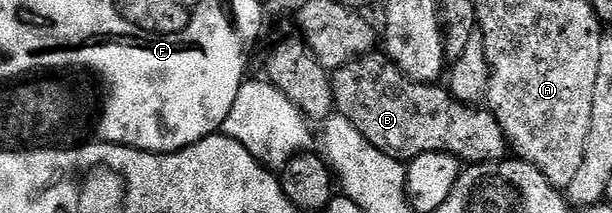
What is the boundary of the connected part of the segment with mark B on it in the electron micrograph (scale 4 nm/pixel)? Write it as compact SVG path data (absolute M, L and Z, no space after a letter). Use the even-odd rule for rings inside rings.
M384 52L363 54L343 64L332 71L331 81L336 113L349 120L371 145L396 159L443 152L462 163L476 164L506 157L505 133L488 109L455 100L444 85L412 82Z

